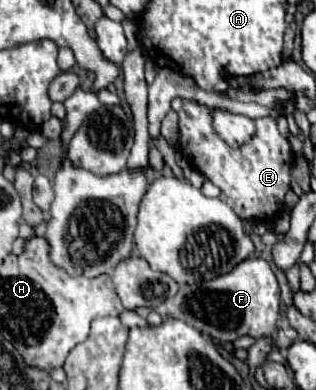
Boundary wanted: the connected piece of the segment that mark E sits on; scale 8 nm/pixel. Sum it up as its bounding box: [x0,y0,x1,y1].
[179,103,293,221]

